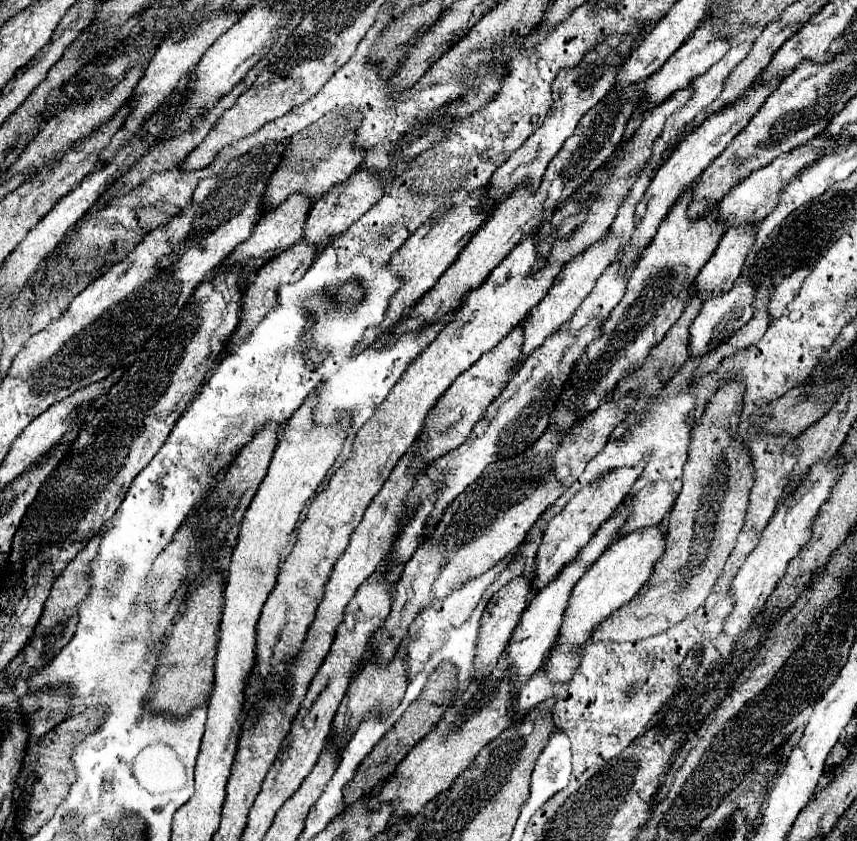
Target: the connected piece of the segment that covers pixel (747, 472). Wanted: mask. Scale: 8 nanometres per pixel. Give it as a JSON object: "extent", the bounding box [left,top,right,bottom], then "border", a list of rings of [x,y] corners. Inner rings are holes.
{"extent":[594,381,754,643],"border":[[[728,381],[726,387],[710,399],[700,423],[692,431],[688,463],[684,467],[684,487],[672,507],[666,551],[656,563],[654,575],[622,611],[614,611],[614,615],[594,631],[594,641],[610,639],[622,643],[646,639],[694,613],[710,595],[716,577],[736,547],[754,481],[752,457],[742,441],[738,441],[736,433],[740,411],[742,385]]]}

